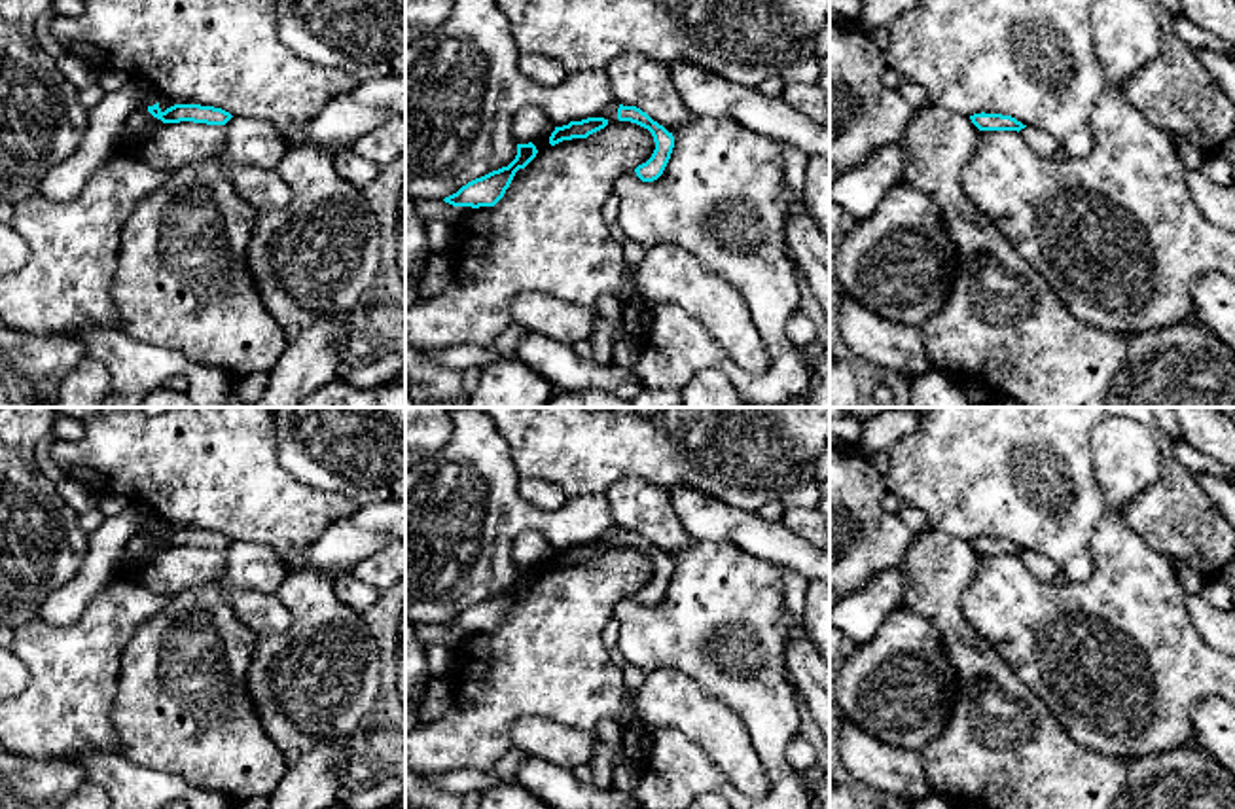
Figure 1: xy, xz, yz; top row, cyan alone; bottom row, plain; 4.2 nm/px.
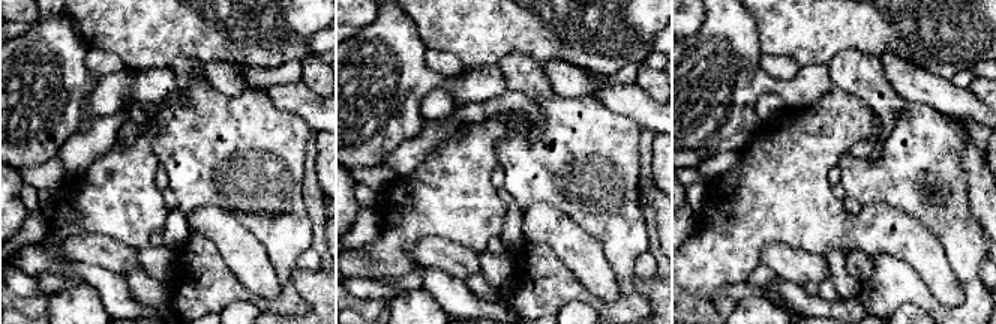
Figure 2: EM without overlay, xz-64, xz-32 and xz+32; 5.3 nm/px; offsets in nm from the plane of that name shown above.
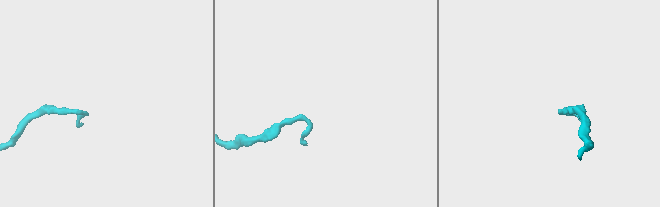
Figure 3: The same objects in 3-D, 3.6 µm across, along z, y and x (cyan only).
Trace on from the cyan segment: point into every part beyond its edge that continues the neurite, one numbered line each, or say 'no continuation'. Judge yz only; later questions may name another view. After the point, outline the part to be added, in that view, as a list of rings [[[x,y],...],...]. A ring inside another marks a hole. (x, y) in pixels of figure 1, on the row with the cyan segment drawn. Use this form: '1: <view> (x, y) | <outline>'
no continuation

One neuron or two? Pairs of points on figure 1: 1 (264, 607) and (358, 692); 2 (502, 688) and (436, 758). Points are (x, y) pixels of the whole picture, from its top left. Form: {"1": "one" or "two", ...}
{"1": "two", "2": "one"}

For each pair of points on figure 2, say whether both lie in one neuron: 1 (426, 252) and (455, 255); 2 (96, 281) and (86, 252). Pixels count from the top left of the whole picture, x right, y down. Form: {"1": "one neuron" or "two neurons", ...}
{"1": "one neuron", "2": "two neurons"}

